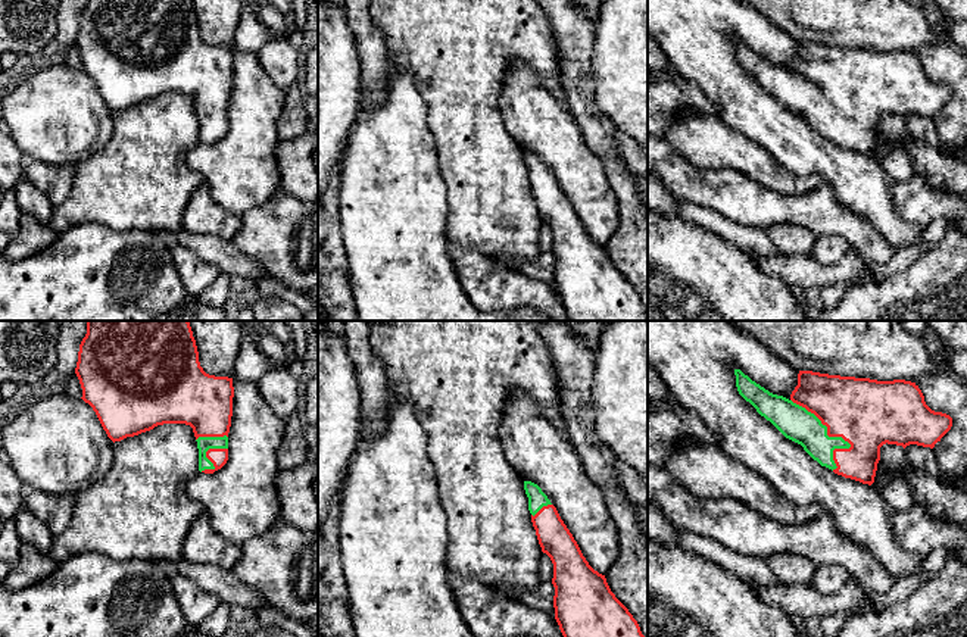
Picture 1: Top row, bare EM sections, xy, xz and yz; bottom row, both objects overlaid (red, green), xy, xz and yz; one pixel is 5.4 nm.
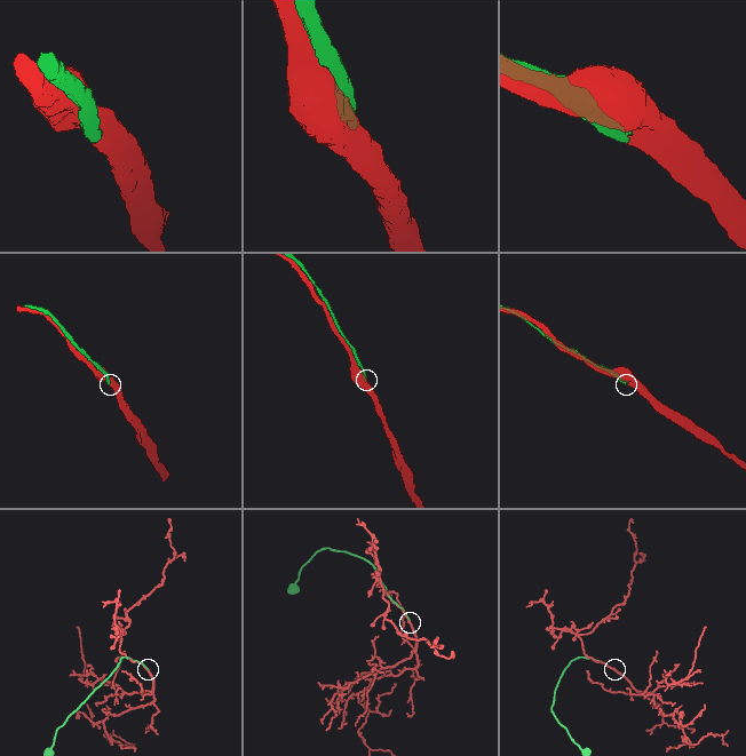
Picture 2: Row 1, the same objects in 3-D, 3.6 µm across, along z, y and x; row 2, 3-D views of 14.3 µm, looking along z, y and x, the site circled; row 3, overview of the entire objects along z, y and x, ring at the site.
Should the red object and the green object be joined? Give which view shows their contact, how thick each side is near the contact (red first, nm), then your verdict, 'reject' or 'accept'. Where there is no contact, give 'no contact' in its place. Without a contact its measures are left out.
meets red in yz; 380 nm thick on the red side, 190 nm on the other; accept

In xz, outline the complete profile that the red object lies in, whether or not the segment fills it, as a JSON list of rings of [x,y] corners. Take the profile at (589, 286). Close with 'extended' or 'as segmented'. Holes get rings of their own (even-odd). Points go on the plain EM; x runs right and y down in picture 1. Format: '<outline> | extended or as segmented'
[[[524,152],[542,222],[553,234],[555,290],[571,321],[648,321],[637,291],[583,227],[542,159]]] | extended

